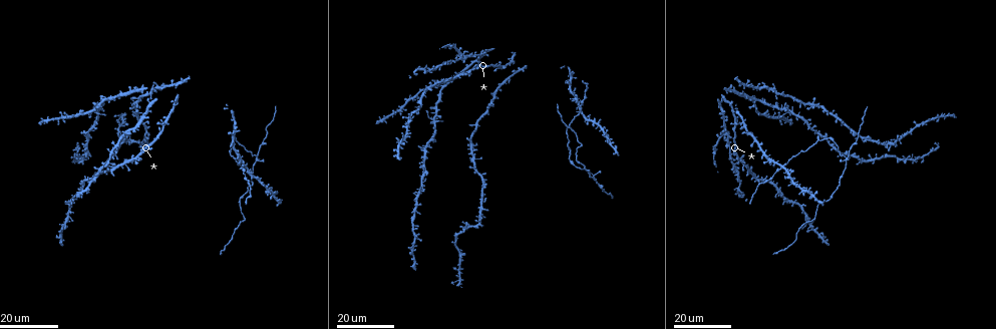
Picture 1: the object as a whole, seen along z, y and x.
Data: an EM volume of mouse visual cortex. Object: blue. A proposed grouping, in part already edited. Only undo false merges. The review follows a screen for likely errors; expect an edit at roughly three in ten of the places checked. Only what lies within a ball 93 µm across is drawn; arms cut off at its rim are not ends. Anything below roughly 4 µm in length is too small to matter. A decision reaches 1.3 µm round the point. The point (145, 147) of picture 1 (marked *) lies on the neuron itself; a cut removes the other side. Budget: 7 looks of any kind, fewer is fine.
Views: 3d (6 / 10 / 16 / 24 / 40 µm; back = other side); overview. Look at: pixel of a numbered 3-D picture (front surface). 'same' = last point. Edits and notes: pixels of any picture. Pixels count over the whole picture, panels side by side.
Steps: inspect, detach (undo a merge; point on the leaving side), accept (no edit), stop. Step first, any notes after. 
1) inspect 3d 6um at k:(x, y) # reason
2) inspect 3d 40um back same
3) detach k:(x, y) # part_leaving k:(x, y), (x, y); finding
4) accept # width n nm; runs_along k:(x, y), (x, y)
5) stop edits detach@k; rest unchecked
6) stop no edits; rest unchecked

inspect 3d 24um at 1:(434, 121) # four-way junction

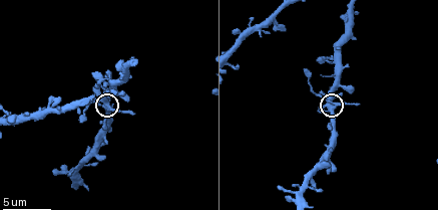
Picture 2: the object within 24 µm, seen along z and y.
inspect 3d 6um at 2:(110, 106) # closer look

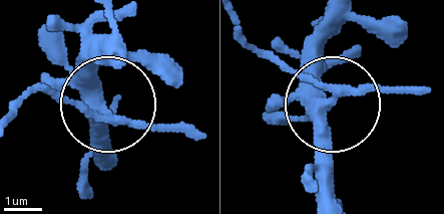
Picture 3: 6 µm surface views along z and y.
detach 3:(57, 97) # width 370 nm; part_leaving 3:(109, 114), (36, 94), (13, 108); a second neuron is stuck on

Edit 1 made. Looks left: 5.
inspect overview # redraw

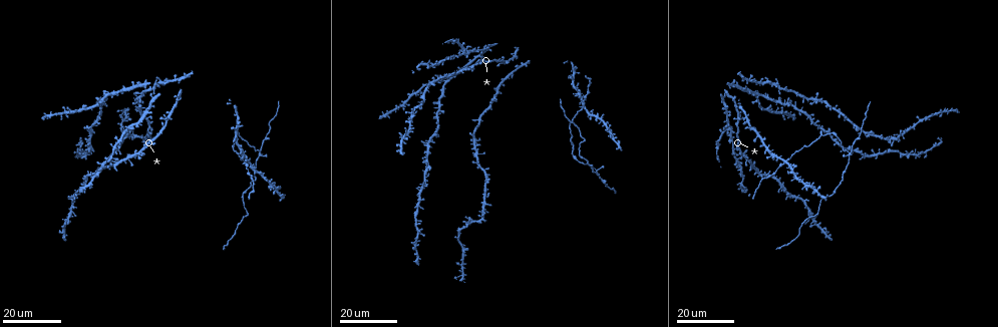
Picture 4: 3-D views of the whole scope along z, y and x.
inspect 3d 24um at 4:(599, 174) # looks like a crossing

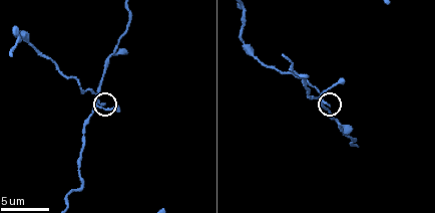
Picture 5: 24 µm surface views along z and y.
inspect 3d 6um at 5:(99, 100)

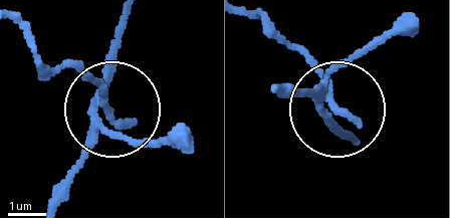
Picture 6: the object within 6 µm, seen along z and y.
accept # continuous, no second neuron

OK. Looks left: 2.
inspect 3d 10um at 5:(115, 51) # three arms meet

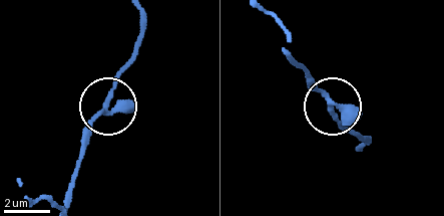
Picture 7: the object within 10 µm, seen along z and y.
inspect 3d 6um at 7:(106, 108)

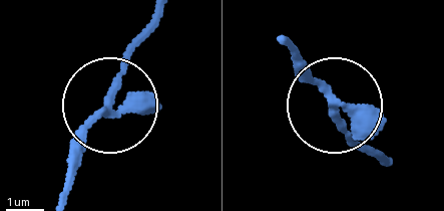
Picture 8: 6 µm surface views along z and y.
accept # arms 3; runs_along 8:(60, 196), (76, 148), (108, 110), (118, 71), (146, 26); all the same neuron

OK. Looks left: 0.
stop edits detach@3; rest unchecked

